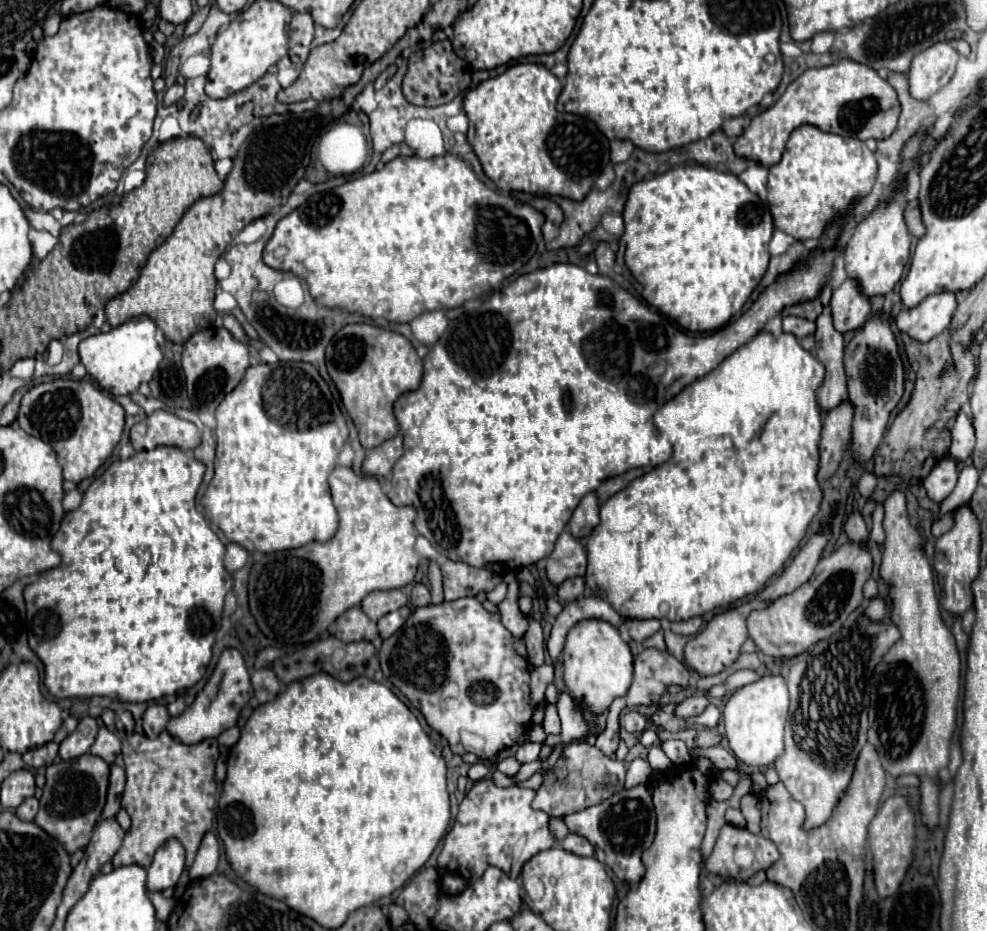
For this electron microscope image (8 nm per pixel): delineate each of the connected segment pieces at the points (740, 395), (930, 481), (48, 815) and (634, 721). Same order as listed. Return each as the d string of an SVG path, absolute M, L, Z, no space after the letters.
M760 332L756 338L752 338L748 344L744 344L740 350L730 354L716 370L712 370L704 378L692 382L680 394L676 394L676 398L672 398L664 406L660 406L660 410L654 414L654 424L662 434L668 436L668 440L674 448L674 460L632 480L624 490L610 496L602 504L600 524L592 530L588 544L586 544L586 552L588 552L588 572L584 576L586 586L594 594L598 594L606 602L610 602L612 608L626 620L632 620L632 618L638 618L638 620L658 618L660 620L662 610L668 610L666 618L672 622L688 620L692 616L702 616L714 608L730 606L732 602L736 602L744 596L756 594L784 566L784 562L798 548L800 540L804 538L804 534L822 502L822 490L820 490L820 484L816 482L818 442L820 442L820 430L822 430L822 416L820 416L820 410L816 404L816 388L820 386L822 380L824 380L824 366L808 350L804 350L798 344L794 334L774 336L770 332Z
M944 456L942 460L936 462L936 466L932 468L932 472L926 476L922 484L930 500L940 504L954 490L956 480L958 480L958 462L954 458Z
M82 754L70 762L52 762L46 768L46 784L42 788L40 810L36 814L36 824L64 846L68 854L84 850L92 838L94 826L100 820L102 808L106 804L110 766L94 754Z
M630 710L630 712L626 712L626 714L624 714L624 722L622 722L622 726L624 726L624 730L626 730L626 732L640 734L640 732L644 732L644 730L646 730L646 718L644 718L640 712Z

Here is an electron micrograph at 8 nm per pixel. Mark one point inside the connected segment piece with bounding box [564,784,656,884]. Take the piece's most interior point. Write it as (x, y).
(619, 828)

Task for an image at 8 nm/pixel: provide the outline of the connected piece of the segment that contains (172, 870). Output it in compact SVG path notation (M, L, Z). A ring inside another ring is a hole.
M170 838L160 850L156 850L154 860L148 868L146 886L150 892L162 892L174 888L184 870L184 846Z

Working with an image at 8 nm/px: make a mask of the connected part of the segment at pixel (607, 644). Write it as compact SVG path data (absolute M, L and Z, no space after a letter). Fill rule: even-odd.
M584 620L568 632L562 650L562 664L564 684L570 696L578 702L584 702L594 716L600 716L614 698L624 696L628 692L628 686L632 684L632 652L628 644L620 638L620 632L604 620Z

